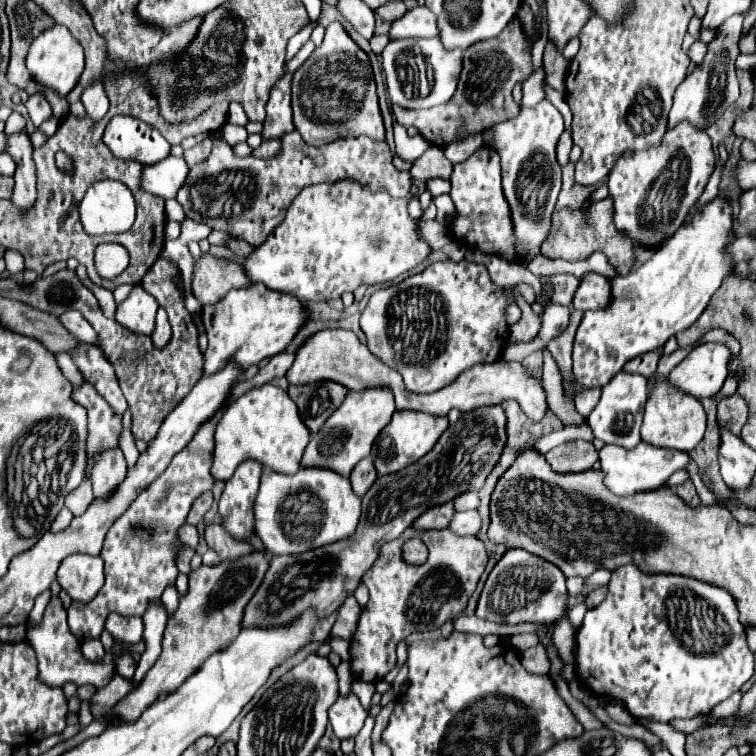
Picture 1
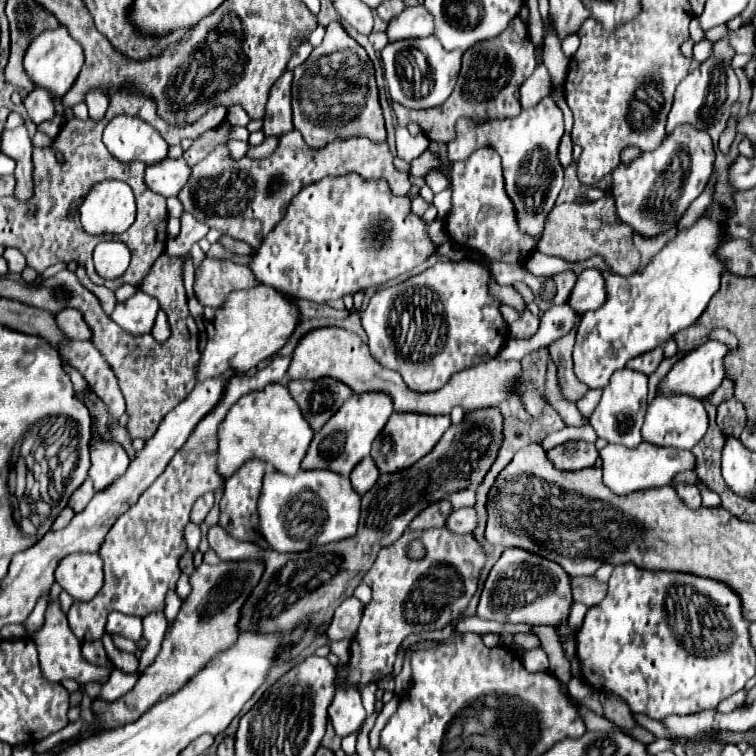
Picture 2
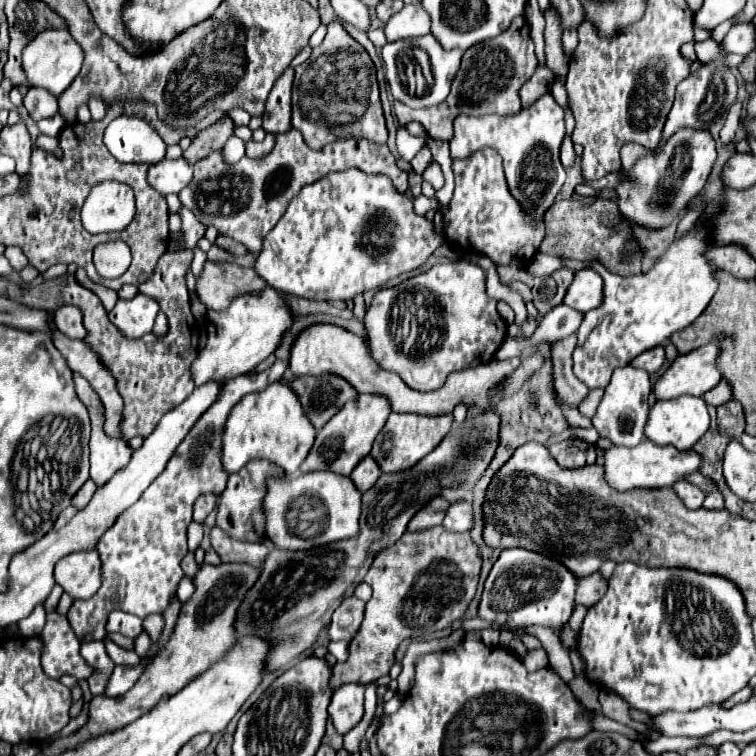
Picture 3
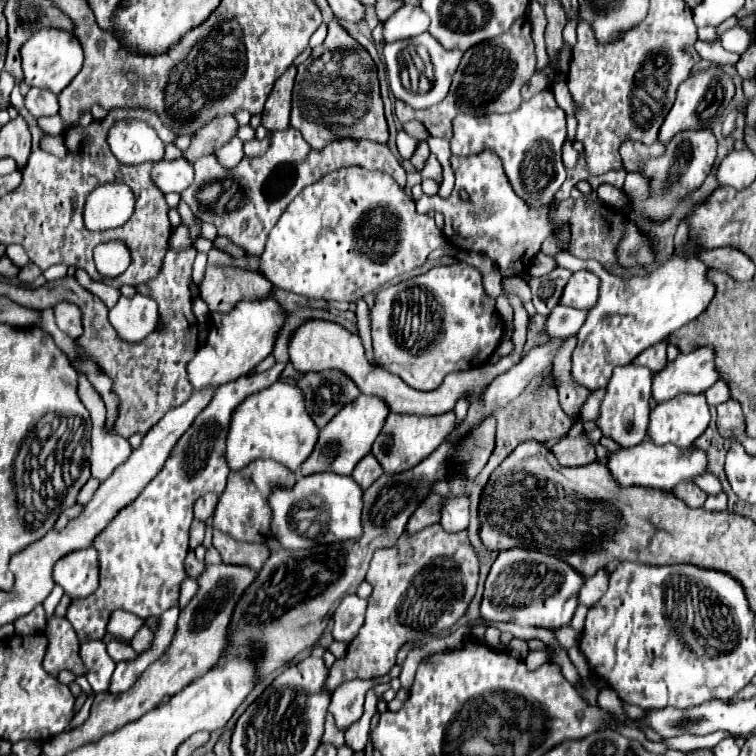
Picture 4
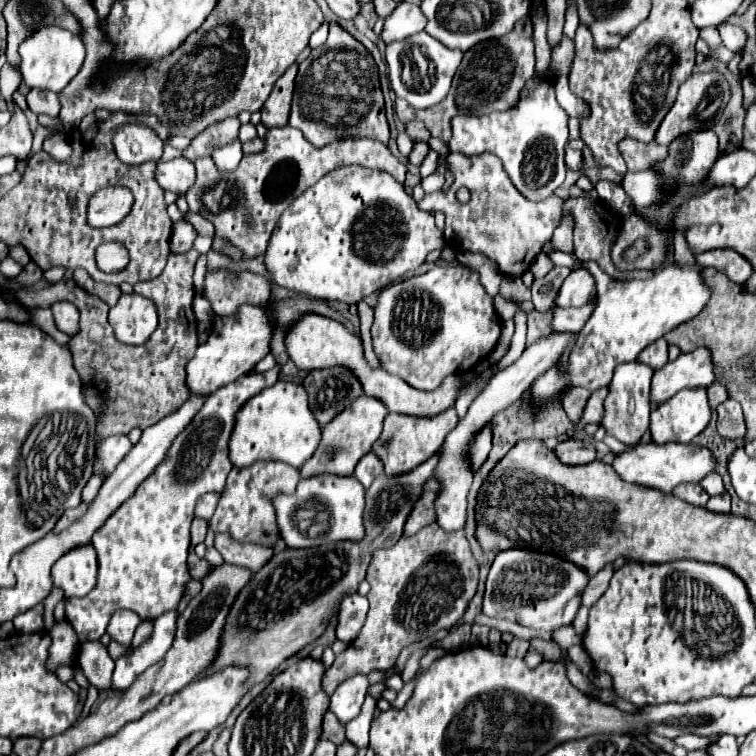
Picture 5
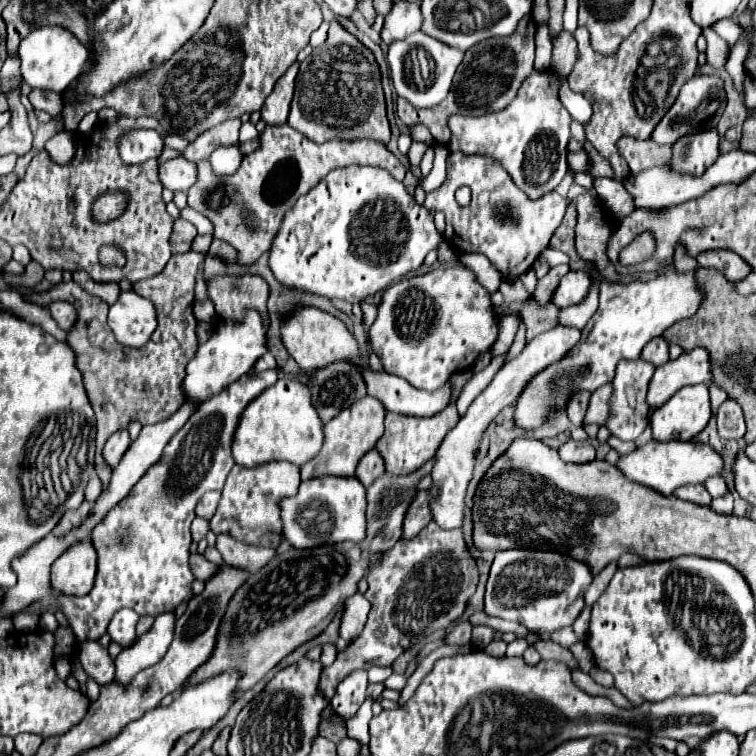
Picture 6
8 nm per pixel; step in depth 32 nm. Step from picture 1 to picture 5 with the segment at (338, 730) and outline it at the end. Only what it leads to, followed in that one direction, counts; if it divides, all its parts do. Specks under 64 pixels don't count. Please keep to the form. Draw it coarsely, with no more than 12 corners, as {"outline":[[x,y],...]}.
{"outline":[[368,678],[344,680],[330,698],[330,712],[342,724],[356,718]]}

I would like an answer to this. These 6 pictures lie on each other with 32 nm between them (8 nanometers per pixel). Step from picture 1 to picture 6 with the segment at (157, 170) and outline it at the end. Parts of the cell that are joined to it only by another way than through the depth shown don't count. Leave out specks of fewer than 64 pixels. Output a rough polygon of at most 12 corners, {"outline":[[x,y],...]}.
{"outline":[[184,156],[160,164],[160,180],[168,190],[188,190],[198,166]]}

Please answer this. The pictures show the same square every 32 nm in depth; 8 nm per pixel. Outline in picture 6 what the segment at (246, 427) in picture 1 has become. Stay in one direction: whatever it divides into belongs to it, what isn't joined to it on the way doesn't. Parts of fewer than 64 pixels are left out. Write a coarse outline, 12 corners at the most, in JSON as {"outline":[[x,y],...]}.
{"outline":[[284,376],[244,410],[234,460],[302,466],[320,452],[310,388]]}

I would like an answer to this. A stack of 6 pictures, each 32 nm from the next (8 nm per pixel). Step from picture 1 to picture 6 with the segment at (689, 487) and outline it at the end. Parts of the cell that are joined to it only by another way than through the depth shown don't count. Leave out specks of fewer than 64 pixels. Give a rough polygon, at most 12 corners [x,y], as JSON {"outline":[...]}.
{"outline":[[680,486],[674,496],[708,506],[712,500],[704,486]]}

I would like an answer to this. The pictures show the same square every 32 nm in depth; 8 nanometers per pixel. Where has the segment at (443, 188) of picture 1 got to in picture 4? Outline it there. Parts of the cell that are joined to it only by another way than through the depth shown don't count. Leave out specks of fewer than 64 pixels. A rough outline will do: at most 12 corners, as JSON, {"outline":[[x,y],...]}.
{"outline":[[434,154],[426,160],[420,174],[422,178],[442,176],[442,166]]}

